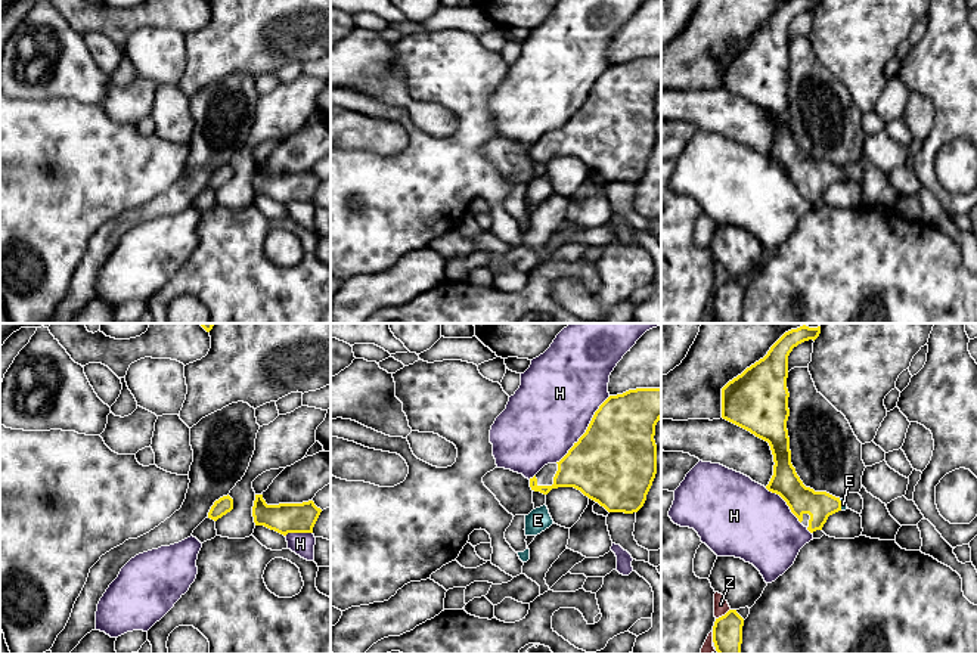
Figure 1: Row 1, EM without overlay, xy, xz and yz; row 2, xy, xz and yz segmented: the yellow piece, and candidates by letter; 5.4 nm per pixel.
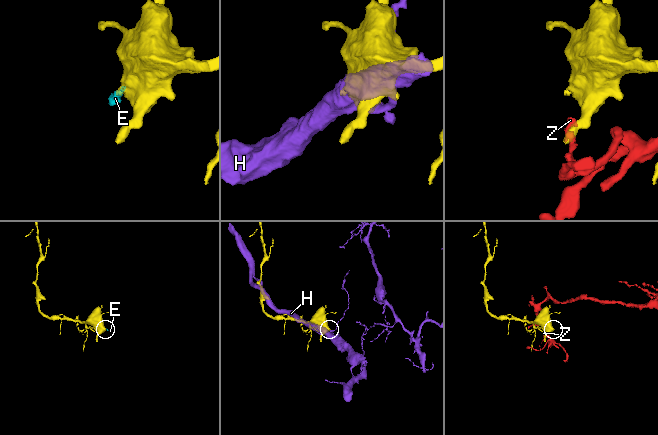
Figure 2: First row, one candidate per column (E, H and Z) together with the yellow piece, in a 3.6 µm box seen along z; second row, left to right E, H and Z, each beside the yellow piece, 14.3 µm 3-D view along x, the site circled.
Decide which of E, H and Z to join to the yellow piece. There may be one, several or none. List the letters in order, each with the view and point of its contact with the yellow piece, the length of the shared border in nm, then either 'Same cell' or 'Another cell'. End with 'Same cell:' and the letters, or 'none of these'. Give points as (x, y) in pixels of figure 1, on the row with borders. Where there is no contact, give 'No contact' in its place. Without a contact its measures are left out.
E: Touches yellow at yz (840, 505). Shared border 70 nm. Same cell
H: Touches yellow at xz (586, 430). Shared border 480 nm. Another cell
Z: Touches yellow at yz (722, 616). Shared border 100 nm. Another cell
Same cell: E

